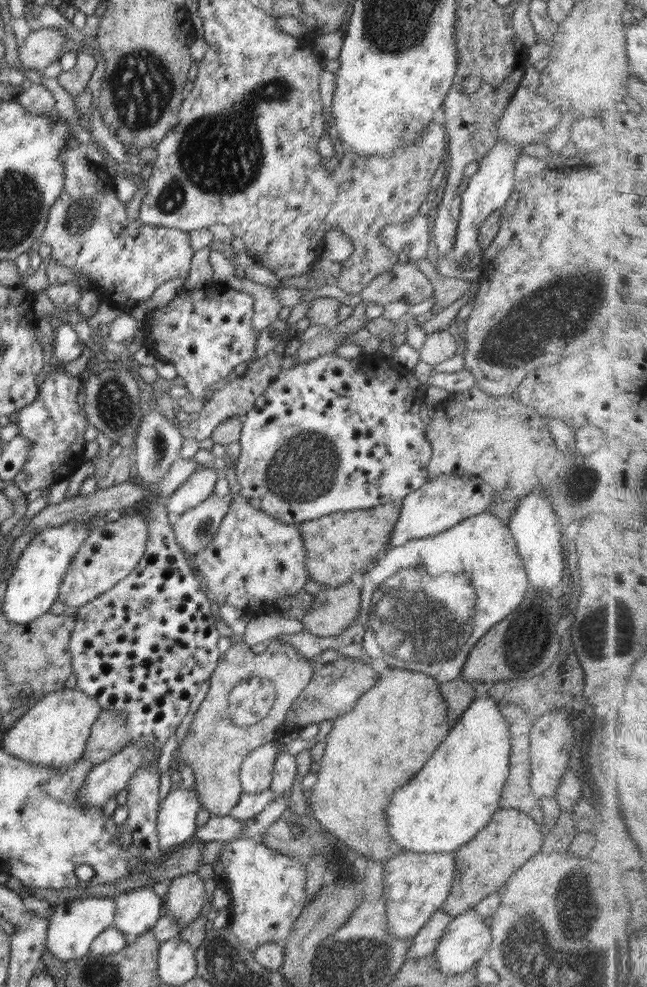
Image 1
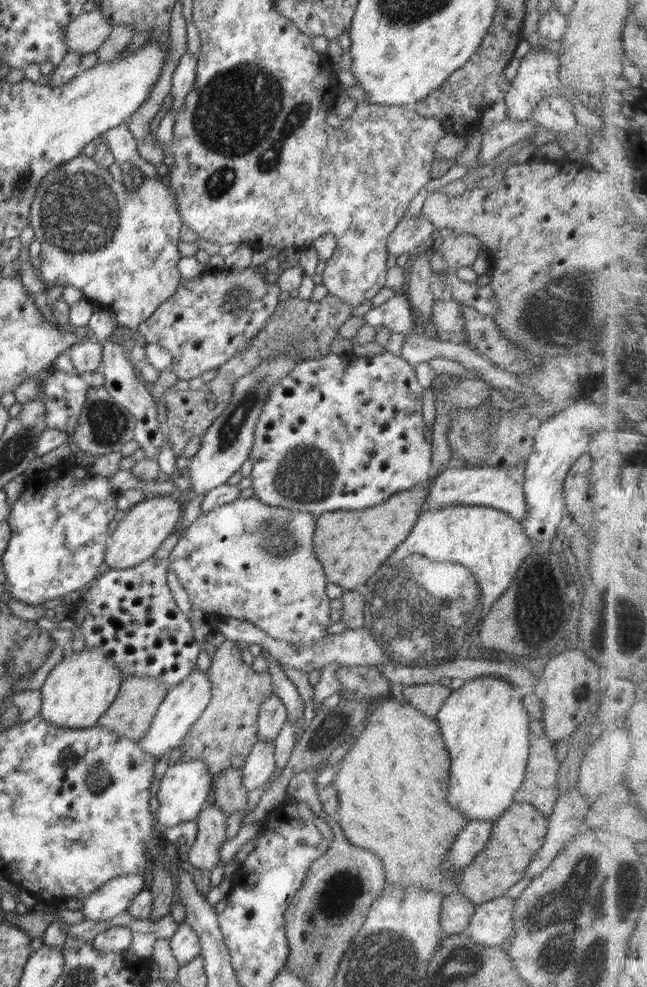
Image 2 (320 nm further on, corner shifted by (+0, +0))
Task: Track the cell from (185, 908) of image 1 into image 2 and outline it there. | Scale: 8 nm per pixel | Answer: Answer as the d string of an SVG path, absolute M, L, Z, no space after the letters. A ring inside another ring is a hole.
M215 803L206 804L194 820L197 824L197 837L192 848L186 853L189 869L212 872L218 867L220 851L226 839L225 812Z

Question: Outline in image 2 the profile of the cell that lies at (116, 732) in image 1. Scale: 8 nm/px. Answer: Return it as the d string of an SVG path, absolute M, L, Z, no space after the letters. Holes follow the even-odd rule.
M129 676L121 681L121 685L110 708L102 714L97 722L101 727L113 730L116 734L138 742L148 732L152 719L167 693L166 685L153 676Z

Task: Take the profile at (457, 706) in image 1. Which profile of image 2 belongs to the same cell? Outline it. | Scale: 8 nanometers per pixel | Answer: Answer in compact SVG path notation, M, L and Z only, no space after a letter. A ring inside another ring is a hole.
M438 682L406 685L402 689L402 696L405 701L422 714L435 717L441 704L450 696L451 692L447 682Z

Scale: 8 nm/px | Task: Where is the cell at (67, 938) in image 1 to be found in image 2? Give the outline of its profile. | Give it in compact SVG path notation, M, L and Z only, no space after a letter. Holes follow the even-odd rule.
M126 874L108 880L83 899L81 914L84 914L84 921L108 922L120 916L143 888L144 878L141 874Z

